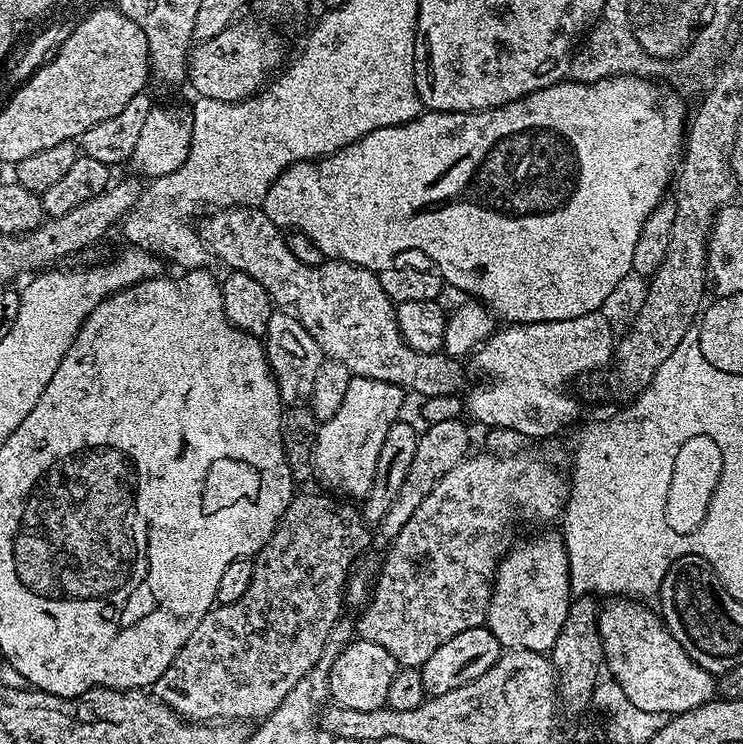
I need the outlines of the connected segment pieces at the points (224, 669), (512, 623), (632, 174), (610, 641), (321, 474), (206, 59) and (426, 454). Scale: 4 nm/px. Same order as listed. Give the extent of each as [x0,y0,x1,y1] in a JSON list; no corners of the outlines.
[[154,492,370,722],[486,532,574,654],[262,76,686,325],[598,598,717,718],[312,376,405,502],[186,20,285,102],[378,419,469,542]]

